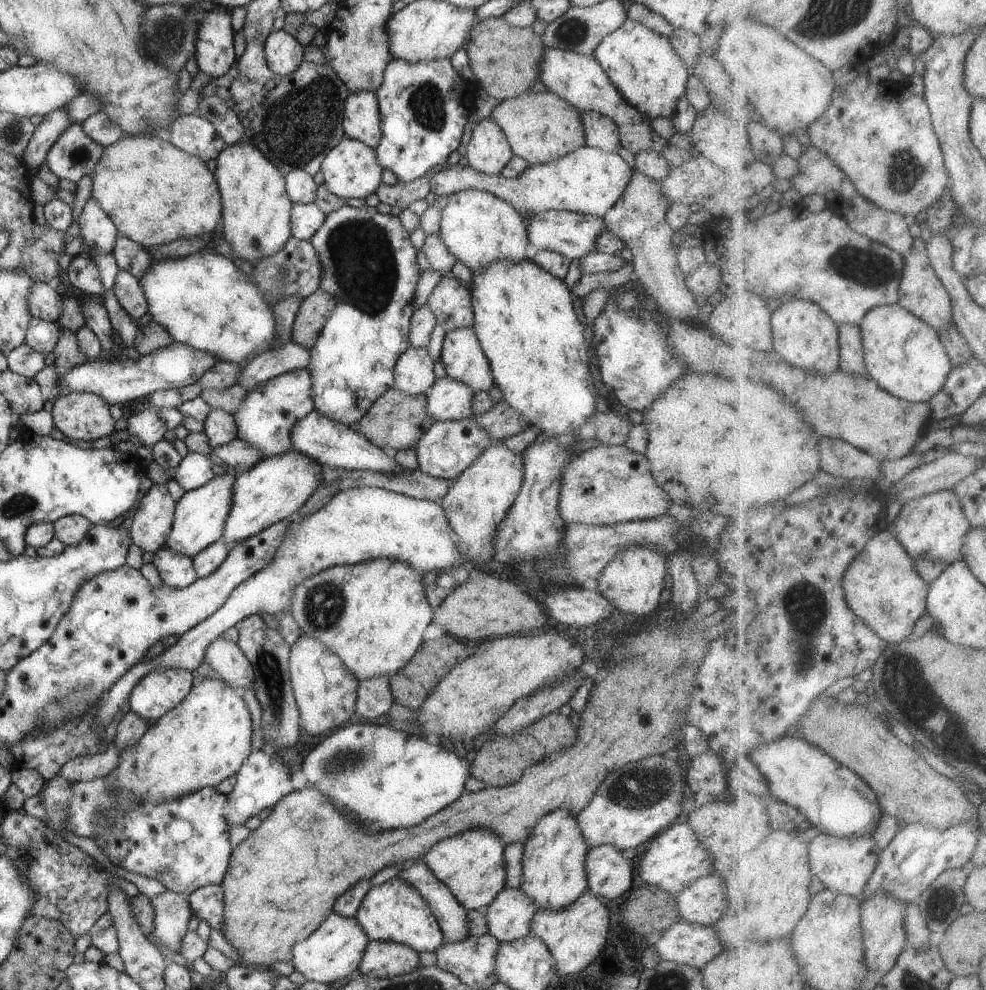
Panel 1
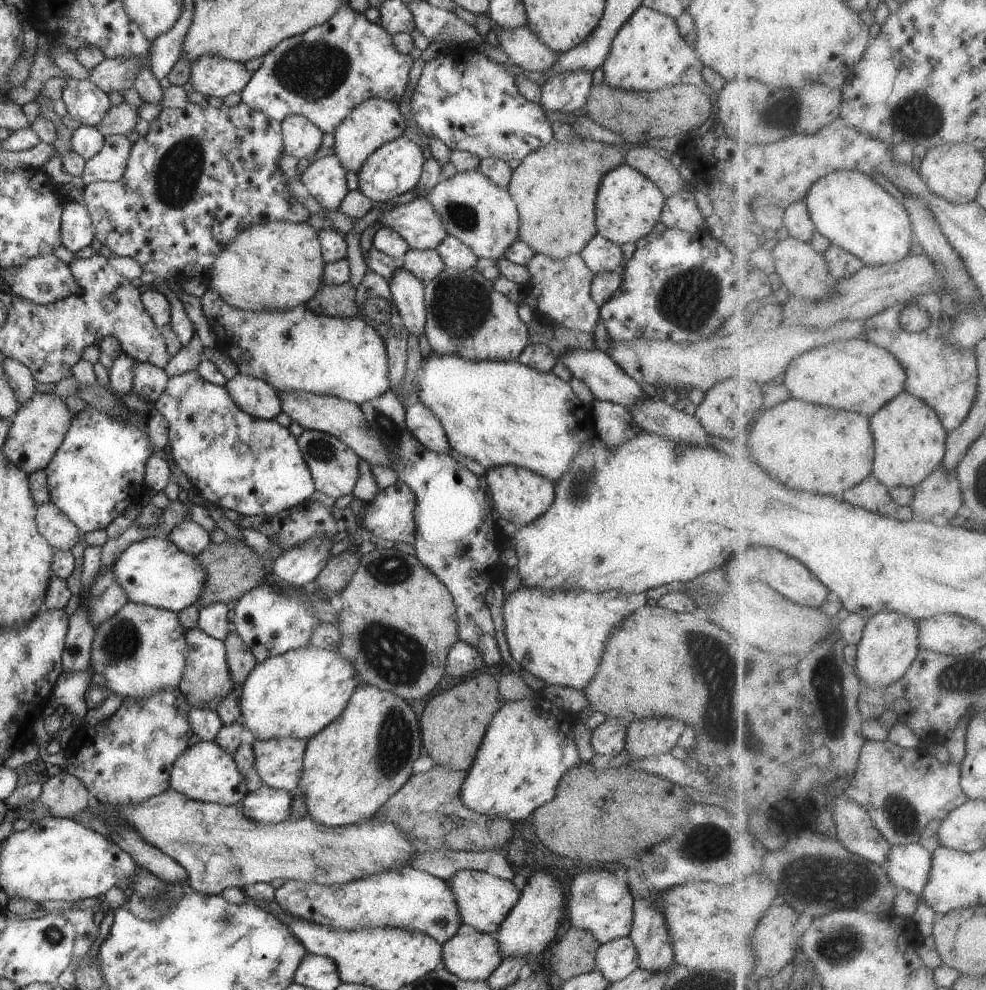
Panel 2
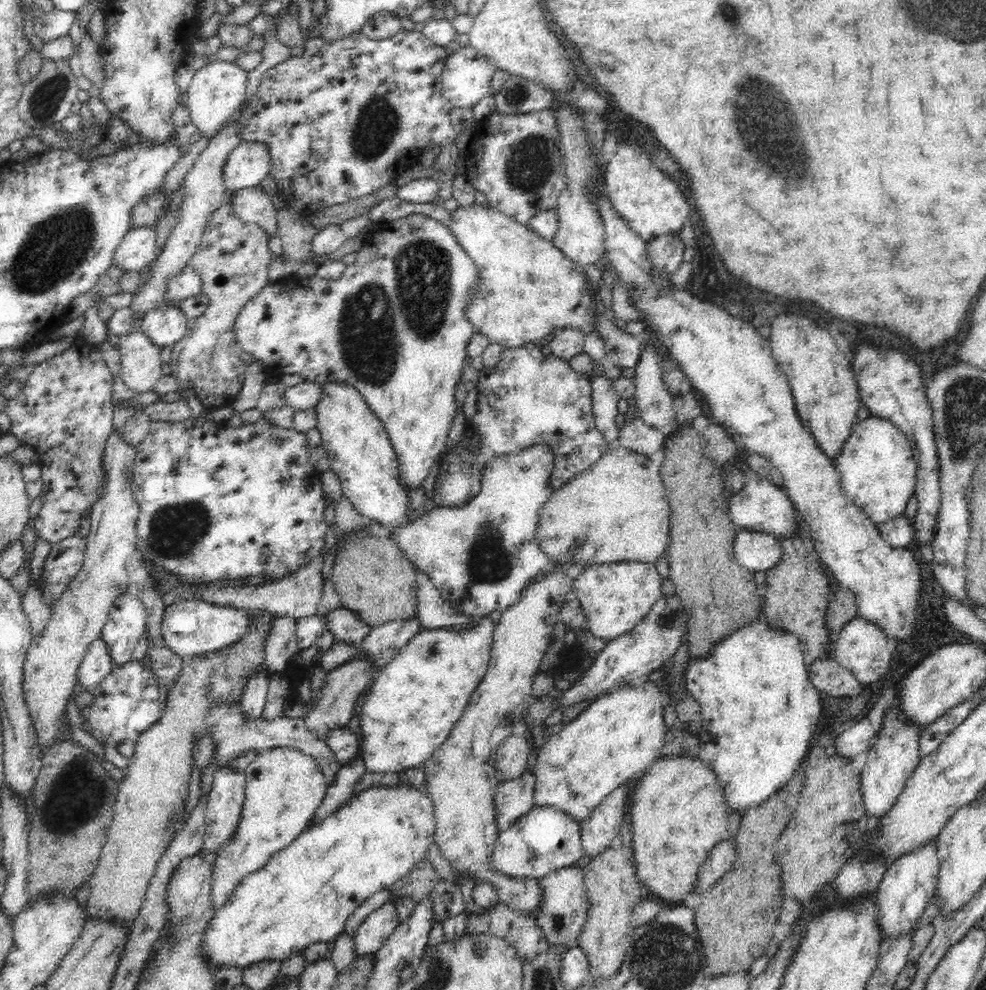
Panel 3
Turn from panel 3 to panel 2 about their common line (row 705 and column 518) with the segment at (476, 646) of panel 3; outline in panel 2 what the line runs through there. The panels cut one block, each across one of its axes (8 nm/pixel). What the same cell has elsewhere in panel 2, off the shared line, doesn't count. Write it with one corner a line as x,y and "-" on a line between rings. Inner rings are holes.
433,351
428,358
423,358
422,371
418,372
416,381
419,385
419,400
438,418
442,428
444,428
445,436
449,446
454,448
456,452
460,453
462,457
465,457
468,461
476,461
482,465
486,471
492,468
496,469
500,466
516,466
522,469
530,470
548,481
551,481
554,486
568,473
570,467
572,467
573,459
576,454
583,450
583,447
593,438
595,433
595,417
593,416
593,406
591,404
583,404
574,394
569,382
564,382
556,376
554,373
542,373
528,366
523,366
517,361
515,362
503,362
503,361
470,361
458,356
452,357
440,357

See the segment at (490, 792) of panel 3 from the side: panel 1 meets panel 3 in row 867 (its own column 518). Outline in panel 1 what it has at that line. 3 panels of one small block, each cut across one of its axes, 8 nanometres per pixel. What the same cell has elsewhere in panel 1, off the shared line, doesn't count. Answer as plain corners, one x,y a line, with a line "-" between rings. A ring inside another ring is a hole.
493,441
480,458
459,474
437,503
446,513
446,518
460,554
466,555
469,567
489,562
494,556
494,538
498,526
504,522
510,506
514,504
524,478
522,453
516,454
503,441

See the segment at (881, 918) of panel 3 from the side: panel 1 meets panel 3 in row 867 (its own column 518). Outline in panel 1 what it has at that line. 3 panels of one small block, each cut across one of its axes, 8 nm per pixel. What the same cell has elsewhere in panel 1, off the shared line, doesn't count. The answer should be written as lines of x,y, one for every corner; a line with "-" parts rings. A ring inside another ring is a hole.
505,886
487,906
488,934
500,943
515,941
531,934
530,922
538,906
520,888

